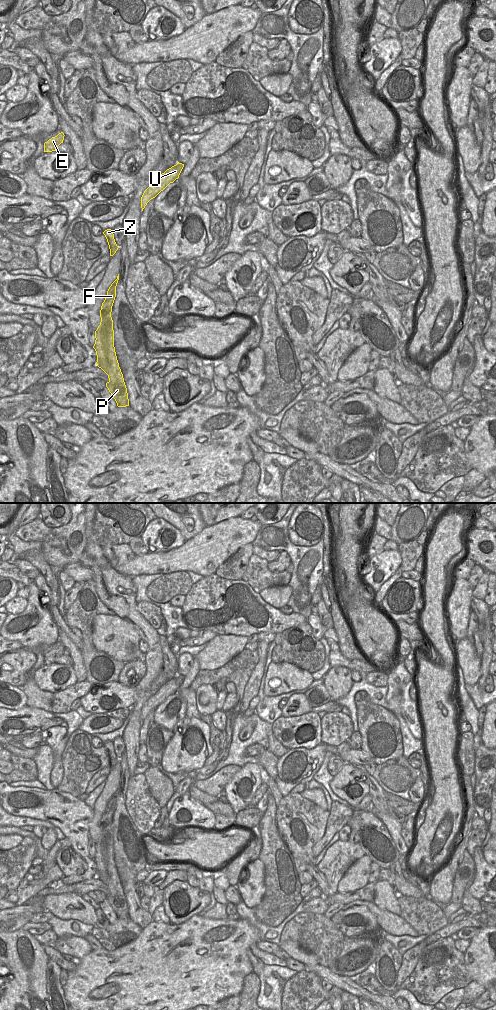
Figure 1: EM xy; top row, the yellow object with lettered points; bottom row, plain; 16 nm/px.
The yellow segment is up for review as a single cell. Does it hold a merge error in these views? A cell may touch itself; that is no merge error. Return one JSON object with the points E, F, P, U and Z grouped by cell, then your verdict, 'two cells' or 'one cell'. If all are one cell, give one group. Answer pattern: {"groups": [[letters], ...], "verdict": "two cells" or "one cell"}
{"groups": [["E", "Z"], ["F", "P", "U"]], "verdict": "two cells"}

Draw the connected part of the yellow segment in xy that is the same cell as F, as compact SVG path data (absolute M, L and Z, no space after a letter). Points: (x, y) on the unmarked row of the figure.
M114 793L107 803L106 810L100 822L101 834L95 843L96 877L101 880L109 890L106 899L115 911L118 919L129 918L127 900L123 886L119 879L115 859L113 832L111 829L112 818L116 809L117 793Z

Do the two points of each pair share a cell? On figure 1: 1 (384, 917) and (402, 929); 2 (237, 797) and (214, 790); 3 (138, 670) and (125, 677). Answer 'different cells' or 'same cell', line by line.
1: same cell
2: different cells
3: same cell

